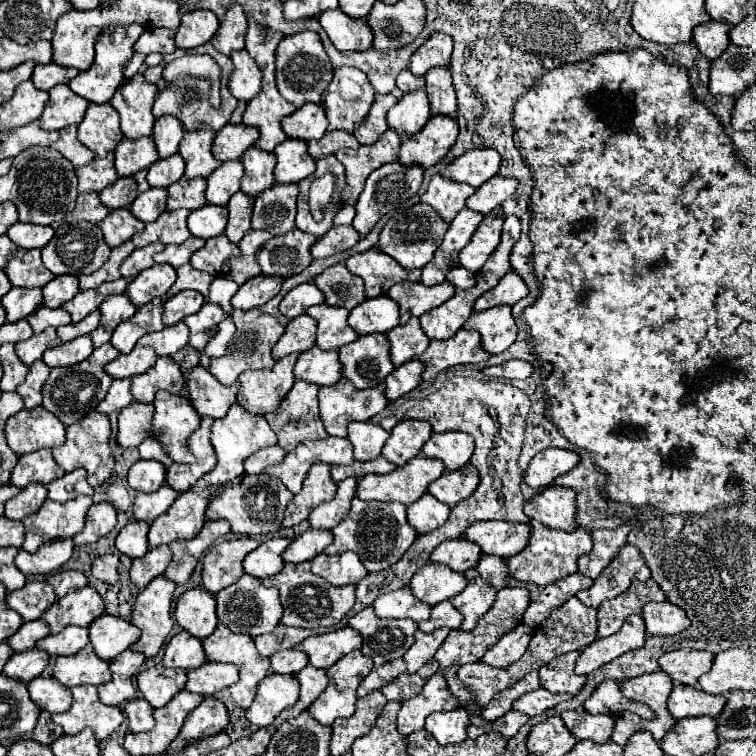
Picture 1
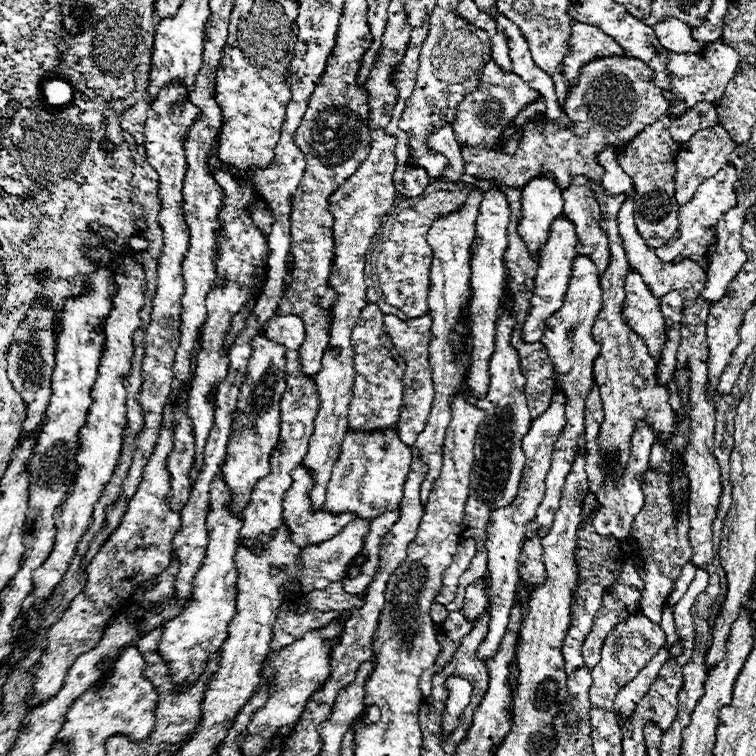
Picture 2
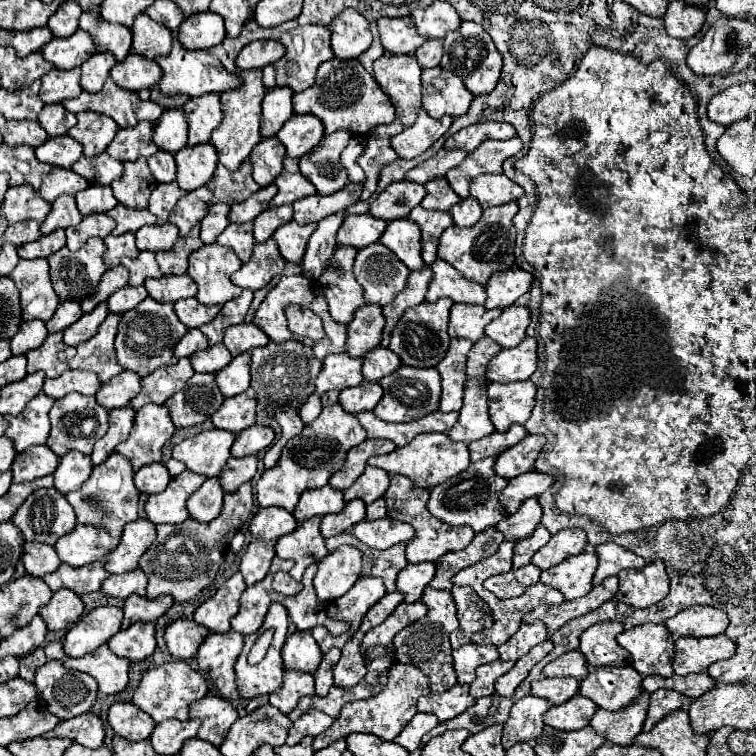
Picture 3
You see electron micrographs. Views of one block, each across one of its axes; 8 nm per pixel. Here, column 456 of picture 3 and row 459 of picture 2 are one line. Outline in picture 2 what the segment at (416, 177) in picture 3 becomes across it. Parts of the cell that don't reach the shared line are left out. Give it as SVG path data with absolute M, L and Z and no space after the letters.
M166 402L160 440L156 442L150 462L146 464L142 482L138 484L138 490L132 496L120 526L112 532L112 536L102 544L100 552L90 562L84 590L68 604L62 618L44 630L46 648L42 652L42 658L36 662L36 666L28 670L34 688L34 692L28 696L30 708L50 700L62 688L62 682L68 670L72 668L72 664L76 662L76 658L98 646L102 638L102 626L110 620L110 616L118 608L126 604L126 598L132 594L134 586L138 586L140 582L144 582L154 574L160 574L170 566L170 554L172 554L170 538L180 530L180 516L172 512L164 502L164 496L170 490L170 474L164 462L172 450L172 420L174 420L172 408L170 402Z

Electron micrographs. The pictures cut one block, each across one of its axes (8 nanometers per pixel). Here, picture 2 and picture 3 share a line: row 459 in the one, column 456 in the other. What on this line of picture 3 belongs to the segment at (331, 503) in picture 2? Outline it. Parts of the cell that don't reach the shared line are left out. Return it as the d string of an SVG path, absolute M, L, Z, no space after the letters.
M452 338L446 358L436 366L436 370L442 376L442 396L440 396L442 412L458 412L462 408L466 382L466 354L470 348L472 342L468 342L466 338Z

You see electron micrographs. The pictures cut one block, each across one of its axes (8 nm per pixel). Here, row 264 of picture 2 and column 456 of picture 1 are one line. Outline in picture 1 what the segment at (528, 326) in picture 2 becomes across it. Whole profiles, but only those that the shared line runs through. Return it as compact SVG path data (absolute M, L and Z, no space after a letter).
M458 538L458 540L446 540L440 546L436 546L430 560L446 564L454 572L466 572L476 566L480 556L482 556L480 546L476 546L474 542L468 542L464 538Z

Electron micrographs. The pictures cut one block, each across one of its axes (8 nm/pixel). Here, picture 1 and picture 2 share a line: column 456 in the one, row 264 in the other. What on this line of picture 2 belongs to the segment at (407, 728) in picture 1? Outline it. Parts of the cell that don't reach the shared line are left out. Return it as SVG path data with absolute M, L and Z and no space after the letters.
M722 168L714 178L706 180L696 190L696 194L694 194L694 198L690 198L690 202L680 206L678 230L676 230L674 238L670 238L670 242L666 242L666 246L656 248L656 256L662 262L672 262L678 254L686 254L686 258L698 262L700 266L708 266L710 254L714 254L714 250L716 250L716 220L726 210L730 210L730 206L736 206L736 192L732 188L734 180L736 180L734 168Z

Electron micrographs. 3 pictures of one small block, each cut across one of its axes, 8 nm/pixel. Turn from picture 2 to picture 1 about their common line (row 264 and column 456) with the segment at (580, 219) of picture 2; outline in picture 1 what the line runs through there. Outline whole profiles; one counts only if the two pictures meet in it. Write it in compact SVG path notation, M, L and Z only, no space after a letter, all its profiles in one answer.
M474 568L466 572L466 580L468 580L468 586L450 602L454 608L458 608L464 614L464 622L460 630L470 632L476 628L478 620L492 608L498 590L492 584L488 584Z

